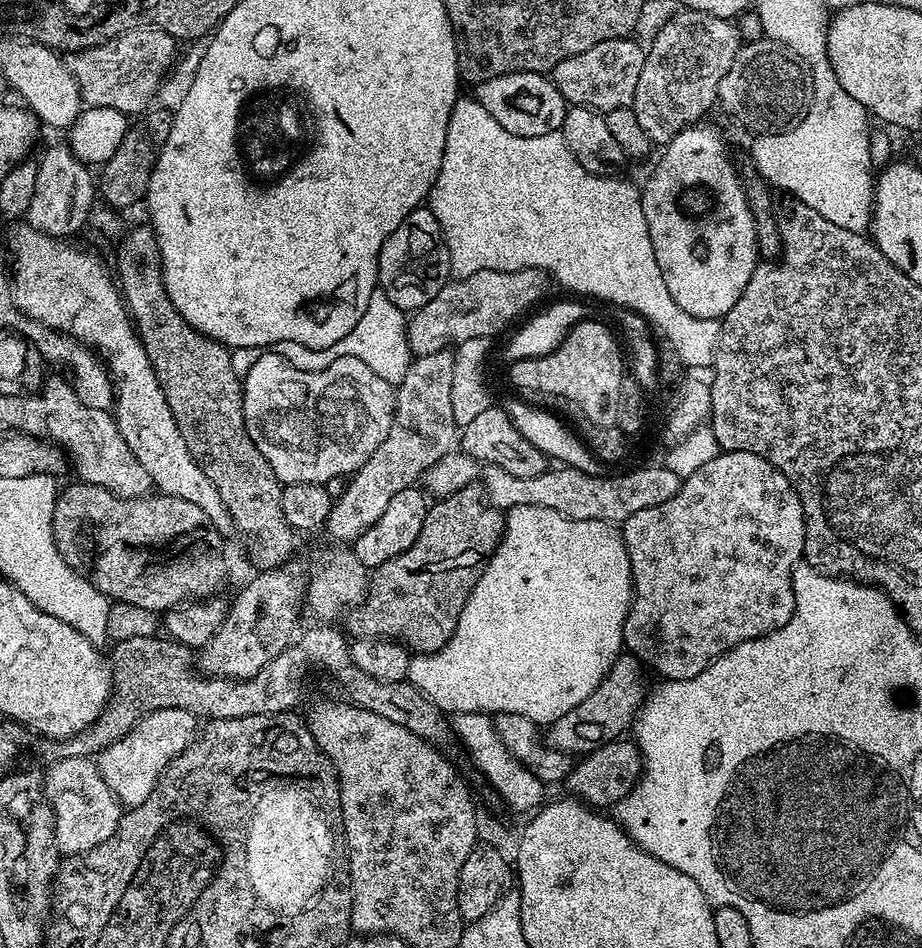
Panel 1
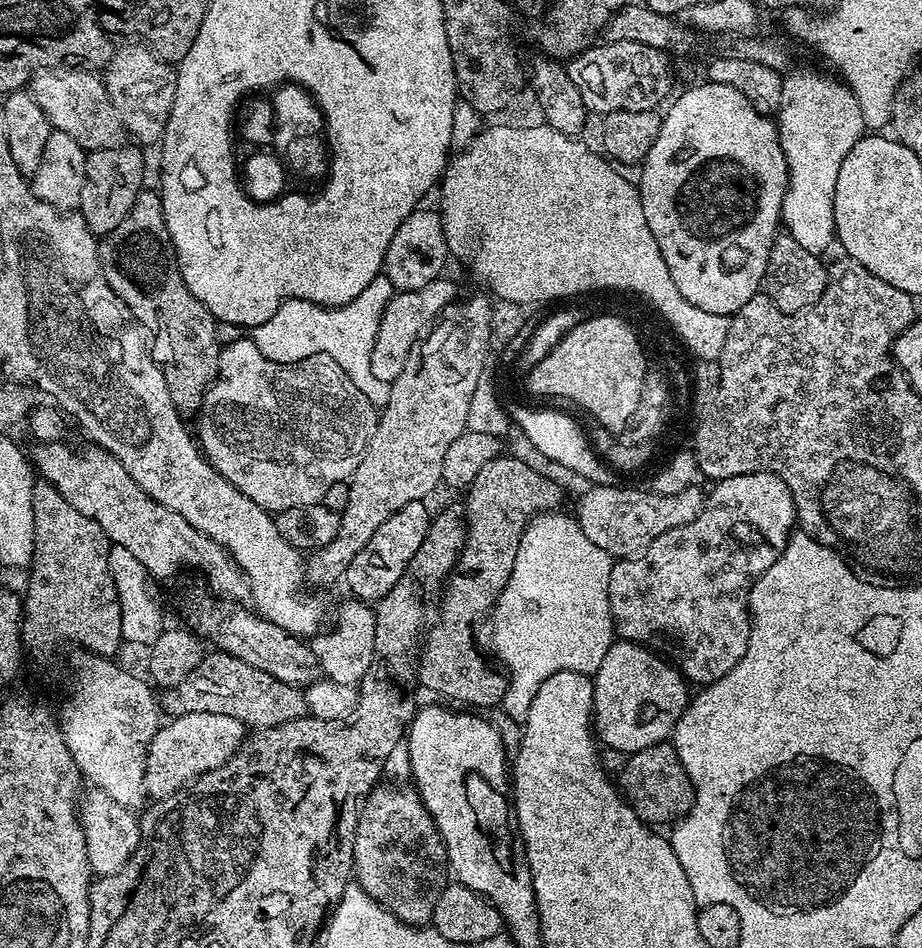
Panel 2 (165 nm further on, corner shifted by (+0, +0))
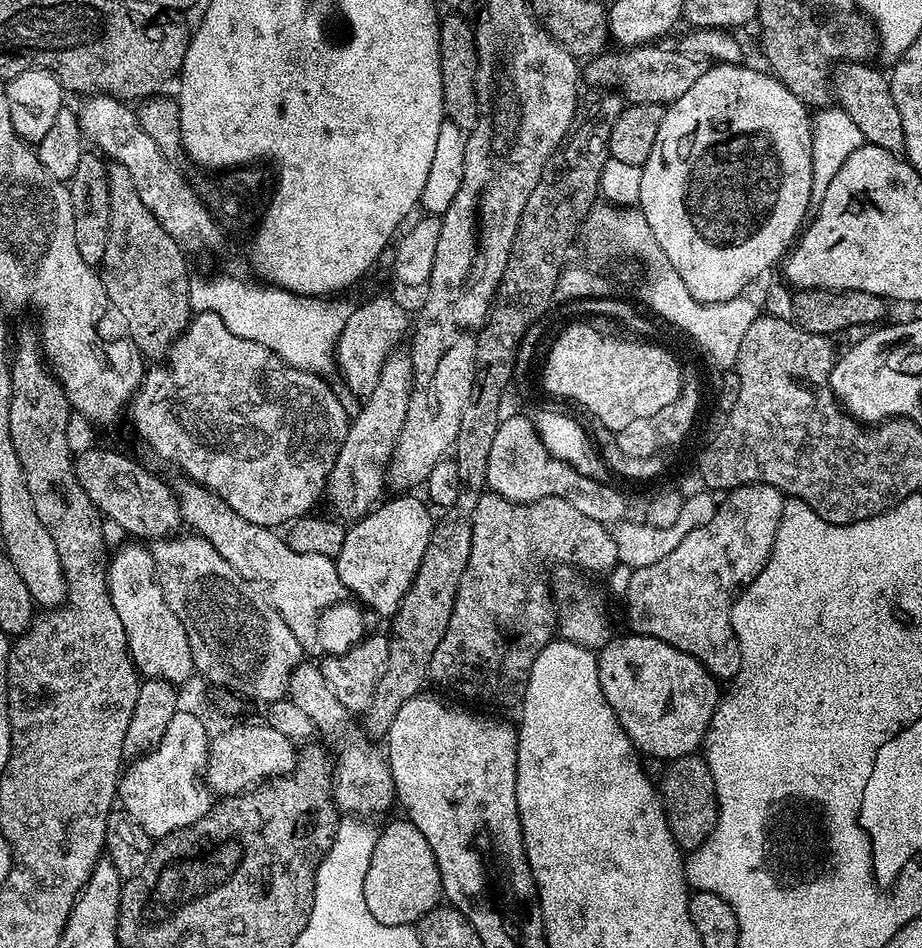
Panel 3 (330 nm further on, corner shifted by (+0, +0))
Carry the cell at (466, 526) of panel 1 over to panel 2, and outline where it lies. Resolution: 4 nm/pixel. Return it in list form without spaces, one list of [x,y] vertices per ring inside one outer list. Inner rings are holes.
[[[501,454],[495,456],[490,462],[486,462],[486,466],[482,466],[482,470],[478,470],[478,474],[474,478],[474,482],[466,490],[466,523],[468,526],[468,533],[464,539],[464,549],[460,551],[460,556],[456,560],[456,566],[452,570],[450,579],[447,581],[446,587],[443,589],[442,597],[444,596],[444,605],[440,608],[440,625],[435,628],[435,626],[429,627],[427,629],[426,635],[422,641],[422,647],[418,652],[418,680],[421,685],[430,690],[434,690],[441,697],[449,696],[452,700],[461,700],[461,705],[472,706],[468,704],[474,704],[475,709],[484,710],[480,708],[492,708],[495,706],[503,705],[504,695],[508,689],[508,678],[507,675],[499,667],[488,668],[488,664],[484,661],[484,656],[482,653],[476,649],[476,636],[472,633],[472,624],[476,624],[480,619],[487,617],[491,613],[492,609],[496,606],[496,599],[502,594],[502,590],[506,586],[506,582],[510,578],[510,574],[514,570],[514,562],[516,561],[516,555],[518,554],[518,546],[522,542],[522,534],[528,528],[528,523],[532,521],[535,516],[539,516],[549,510],[559,509],[560,503],[564,500],[564,492],[560,489],[560,484],[556,480],[547,480],[542,473],[536,468],[531,468],[524,460],[519,460],[516,456],[507,456],[507,454]]]

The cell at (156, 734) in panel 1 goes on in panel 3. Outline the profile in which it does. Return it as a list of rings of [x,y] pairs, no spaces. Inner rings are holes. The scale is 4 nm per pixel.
[[[265,722],[240,724],[211,741],[208,765],[202,776],[217,797],[239,796],[277,776],[289,775],[294,770],[297,755],[294,741]]]

